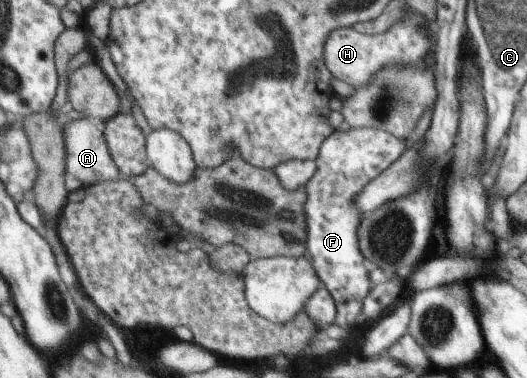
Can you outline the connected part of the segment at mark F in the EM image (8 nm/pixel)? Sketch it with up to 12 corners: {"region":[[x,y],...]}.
{"region":[[337,131],[321,147],[305,207],[312,266],[336,325],[366,321],[370,291],[355,196],[405,140]]}

